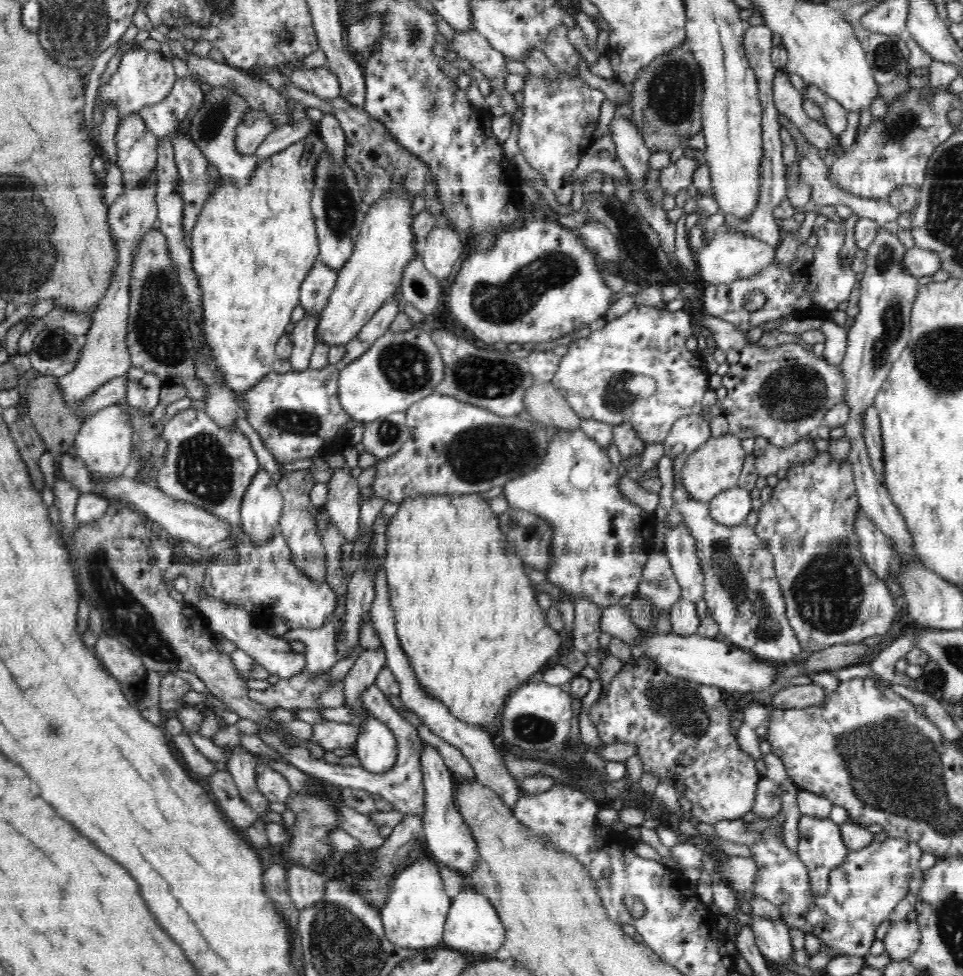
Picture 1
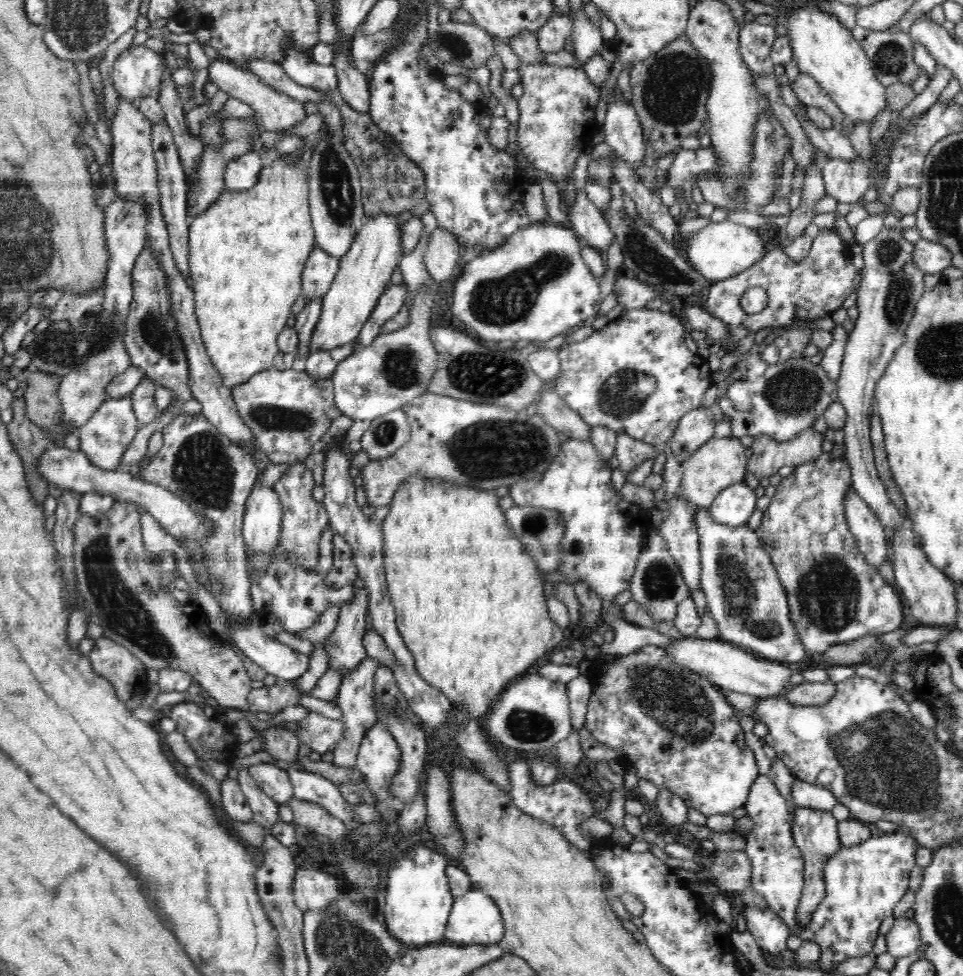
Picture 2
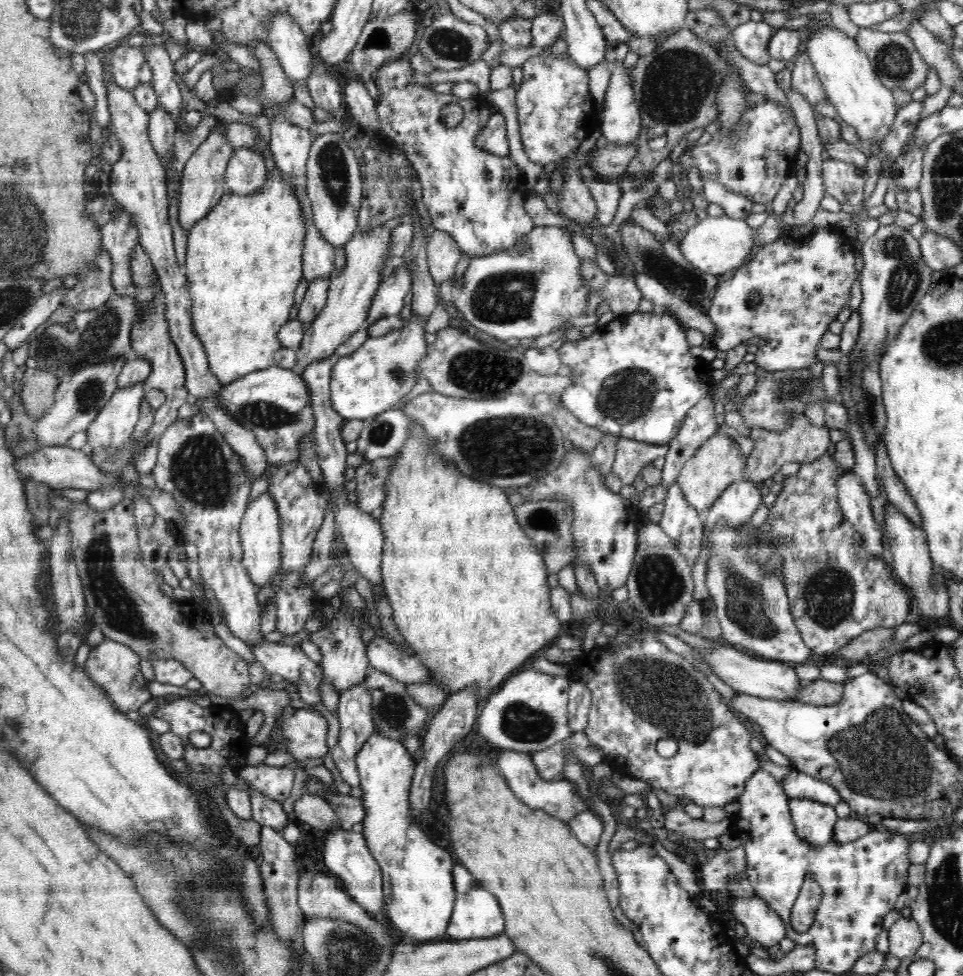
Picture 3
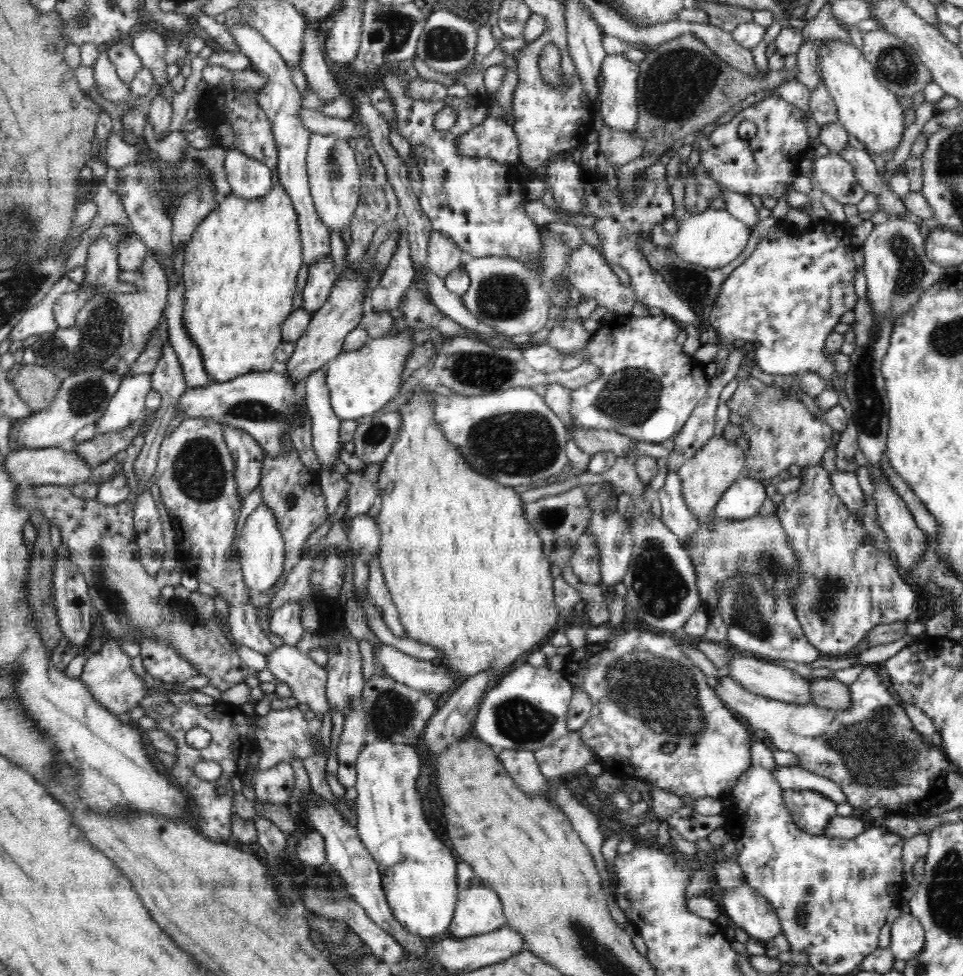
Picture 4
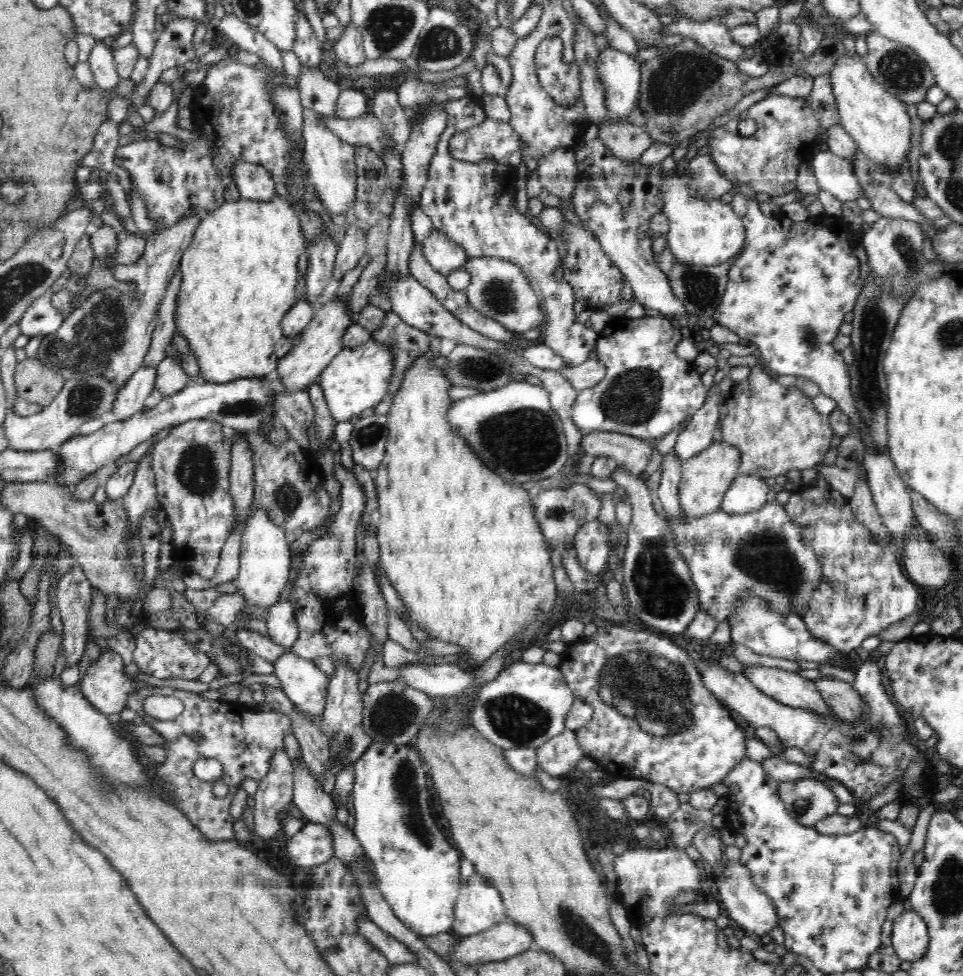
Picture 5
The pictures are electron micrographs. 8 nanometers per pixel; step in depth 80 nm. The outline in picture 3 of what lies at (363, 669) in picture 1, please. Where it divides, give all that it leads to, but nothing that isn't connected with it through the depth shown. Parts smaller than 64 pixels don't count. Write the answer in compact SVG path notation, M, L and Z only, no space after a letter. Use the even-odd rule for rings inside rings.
M366 678L360 681L356 686L344 690L339 695L338 716L340 722L340 730L337 744L332 750L328 761L333 770L339 772L342 778L350 784L351 787L360 786L360 775L358 774L358 765L356 758L358 751L364 746L366 740L374 732L374 717L372 708L372 694L367 688Z

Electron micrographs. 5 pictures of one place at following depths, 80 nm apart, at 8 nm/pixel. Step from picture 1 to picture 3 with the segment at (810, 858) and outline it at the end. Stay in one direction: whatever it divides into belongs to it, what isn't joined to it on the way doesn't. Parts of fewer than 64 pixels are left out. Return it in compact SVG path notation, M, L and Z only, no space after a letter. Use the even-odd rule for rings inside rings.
M789 798L789 809L798 838L810 846L822 846L834 839L834 826L839 819L834 806L809 798ZM812 875L806 876L791 913L791 926L794 931L806 933L812 927L822 900L822 887L814 881Z

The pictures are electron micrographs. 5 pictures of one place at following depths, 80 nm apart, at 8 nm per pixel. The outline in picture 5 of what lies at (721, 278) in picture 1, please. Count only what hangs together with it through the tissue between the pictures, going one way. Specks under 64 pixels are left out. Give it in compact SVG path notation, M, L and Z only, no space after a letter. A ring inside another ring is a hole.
M675 169L671 177L662 178L658 196L662 199L662 210L670 223L666 234L667 247L676 260L695 266L716 266L738 255L744 245L745 228L732 207L722 203L720 198L704 200L688 193L688 178L684 173L678 177Z

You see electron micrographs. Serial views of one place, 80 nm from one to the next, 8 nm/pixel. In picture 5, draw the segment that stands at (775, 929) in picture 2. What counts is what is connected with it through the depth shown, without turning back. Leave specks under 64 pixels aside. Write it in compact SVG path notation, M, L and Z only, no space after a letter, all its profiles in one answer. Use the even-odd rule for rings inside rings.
M741 862L731 864L724 871L723 877L714 879L718 885L720 901L728 913L726 916L734 920L746 933L754 933L762 939L768 939L770 932L779 926L777 911L769 896L762 893L760 888L752 882L748 868Z

